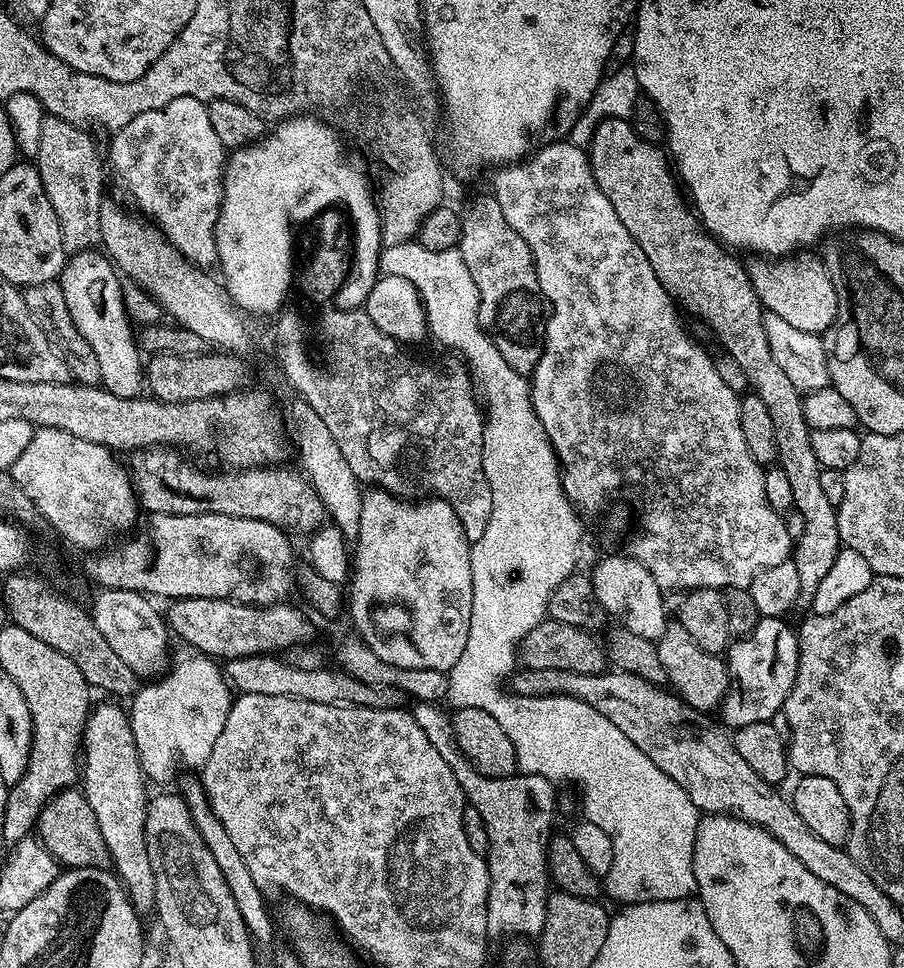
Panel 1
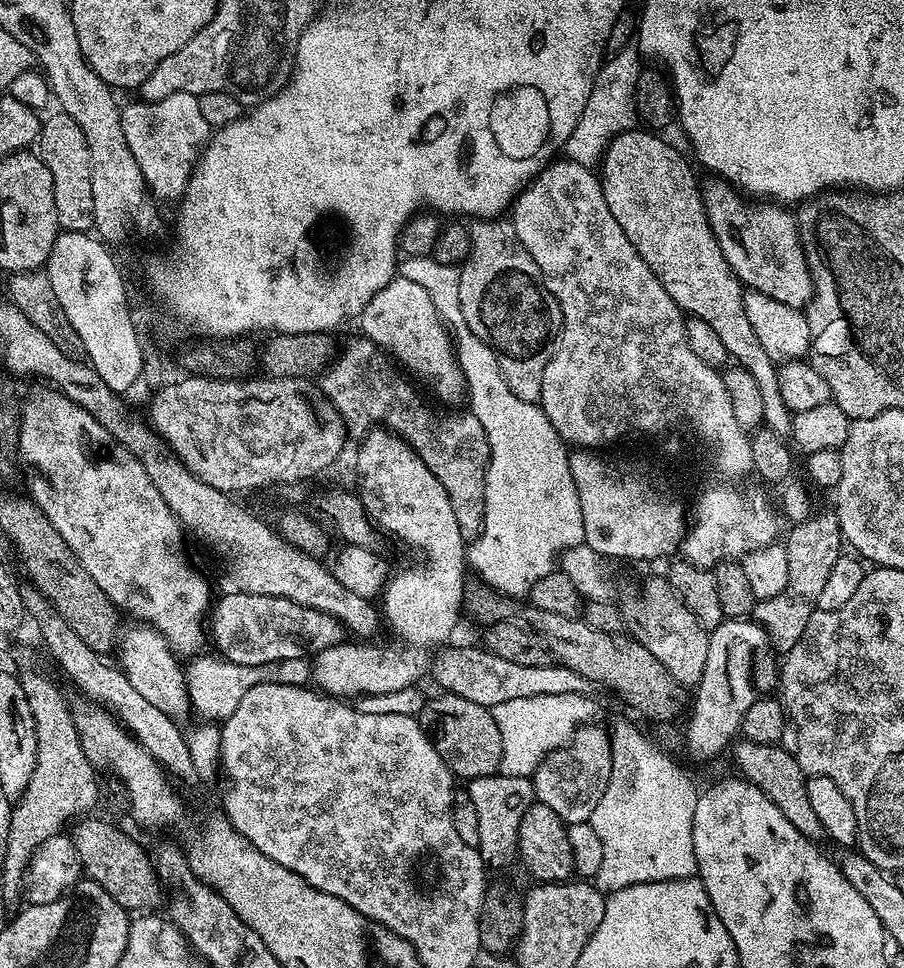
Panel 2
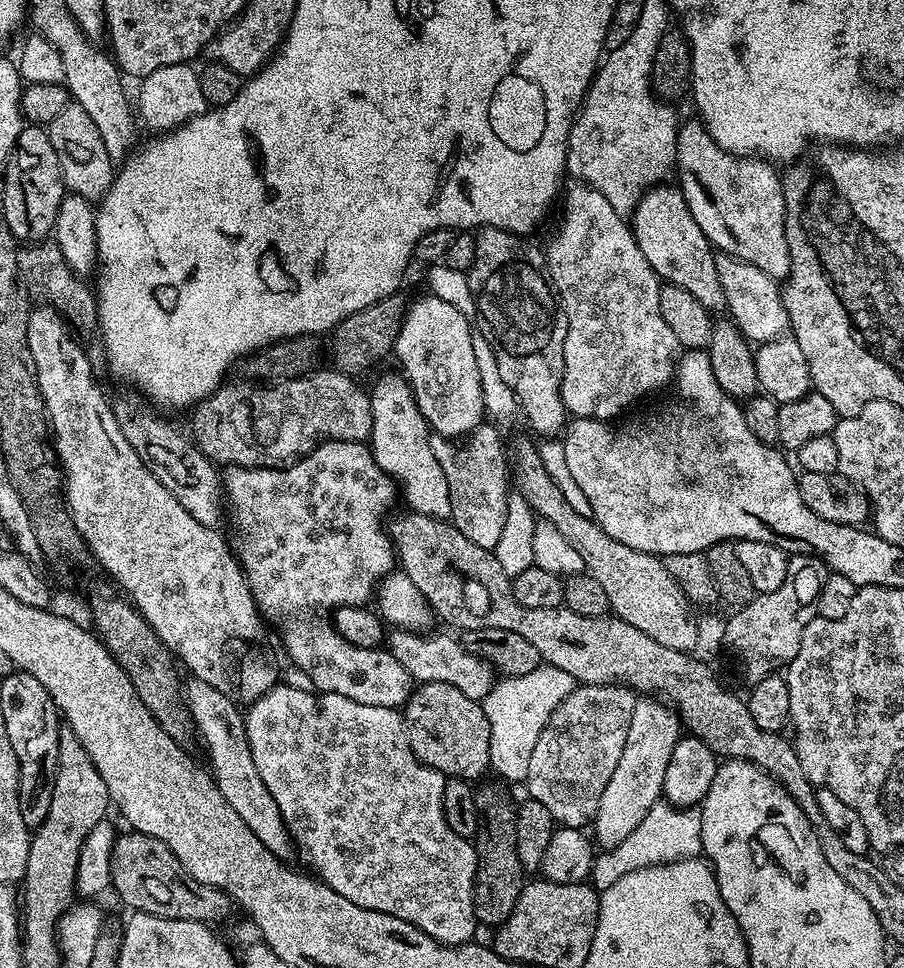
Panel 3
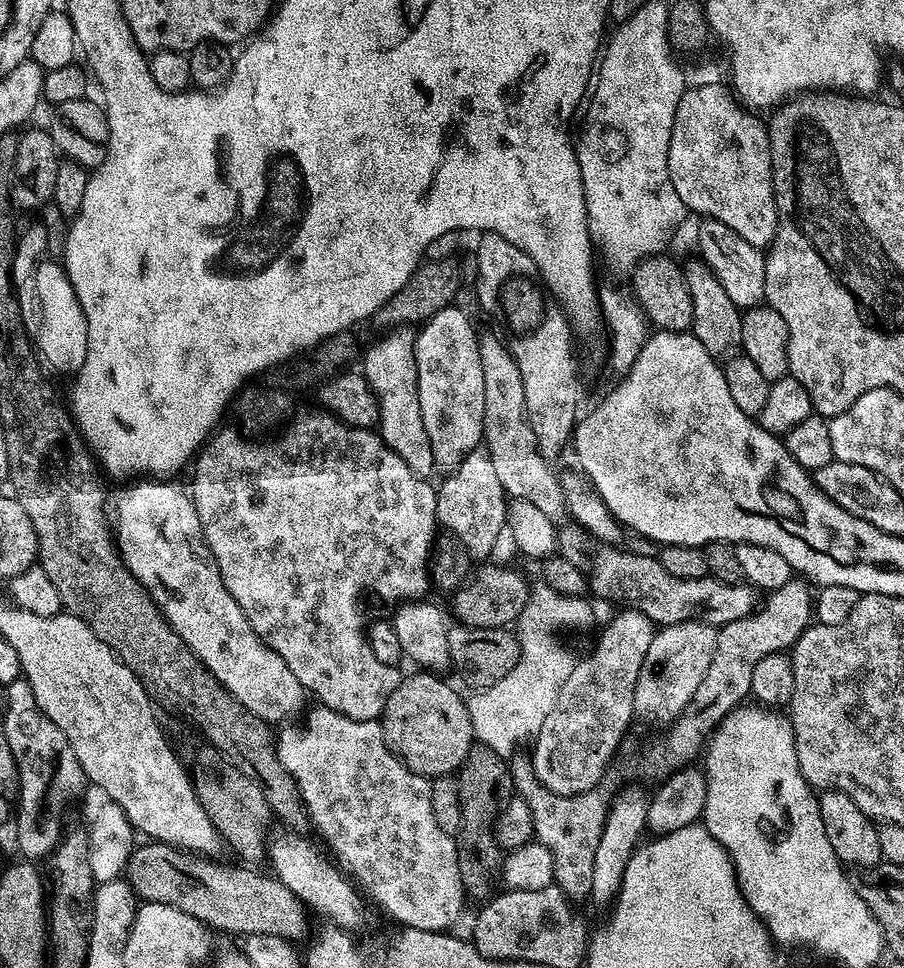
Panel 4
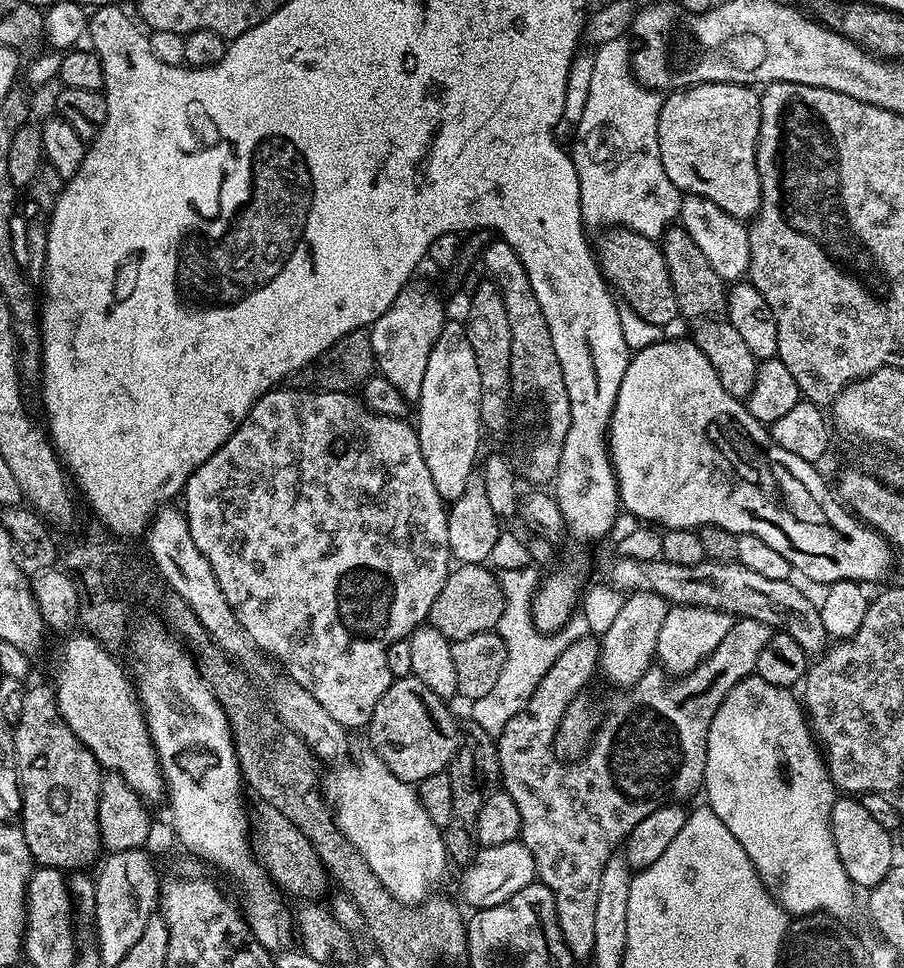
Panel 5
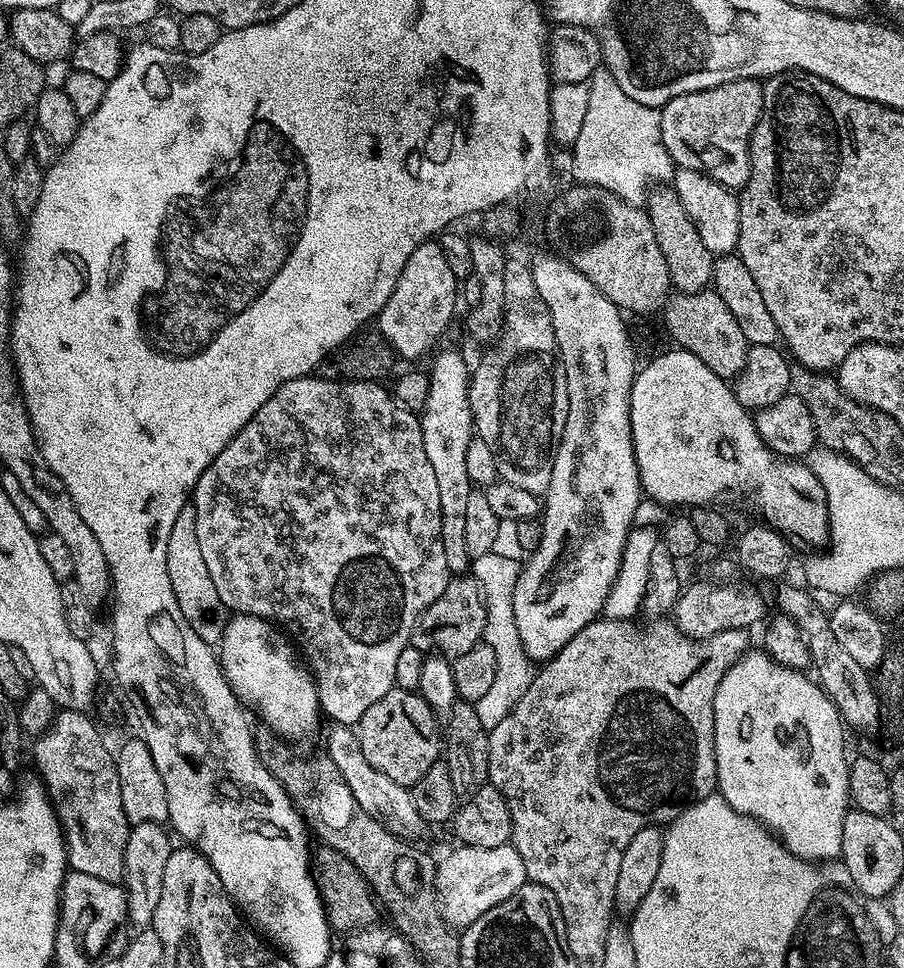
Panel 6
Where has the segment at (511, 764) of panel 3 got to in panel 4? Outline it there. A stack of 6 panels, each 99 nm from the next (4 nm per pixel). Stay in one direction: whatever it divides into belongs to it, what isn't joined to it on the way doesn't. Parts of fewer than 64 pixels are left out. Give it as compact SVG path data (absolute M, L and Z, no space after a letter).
M547 590L539 591L529 591L528 604L514 625L520 641L518 666L514 666L514 670L510 670L510 674L506 674L506 678L494 682L494 686L473 691L471 693L473 696L469 695L466 700L473 737L479 743L490 746L490 750L494 750L494 754L505 758L517 755L521 751L520 744L526 742L528 744L535 737L542 722L546 719L546 714L549 714L551 707L556 703L562 684L566 682L566 678L570 677L570 672L574 670L578 661L576 656L572 657L556 641L556 636L552 632L558 631L559 628L584 628L587 624L593 623L592 606L584 596L567 596Z

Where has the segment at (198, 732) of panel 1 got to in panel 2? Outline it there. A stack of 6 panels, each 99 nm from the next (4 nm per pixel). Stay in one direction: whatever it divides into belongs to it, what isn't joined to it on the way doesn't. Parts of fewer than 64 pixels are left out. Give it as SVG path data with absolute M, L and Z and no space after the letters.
M208 655L195 657L185 671L191 707L195 712L197 710L202 716L200 718L206 722L224 722L232 717L246 692L254 686L266 684L307 687L314 676L311 663L304 659L282 659L259 666L242 666L218 656L212 658Z

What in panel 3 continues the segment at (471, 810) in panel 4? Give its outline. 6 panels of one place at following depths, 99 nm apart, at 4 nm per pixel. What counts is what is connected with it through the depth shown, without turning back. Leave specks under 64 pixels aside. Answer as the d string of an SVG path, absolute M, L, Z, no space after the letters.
M481 783L475 789L476 805L480 811L482 830L474 837L476 849L476 885L474 886L474 914L481 925L499 926L510 918L526 883L522 862L518 862L516 849L516 808L505 785Z

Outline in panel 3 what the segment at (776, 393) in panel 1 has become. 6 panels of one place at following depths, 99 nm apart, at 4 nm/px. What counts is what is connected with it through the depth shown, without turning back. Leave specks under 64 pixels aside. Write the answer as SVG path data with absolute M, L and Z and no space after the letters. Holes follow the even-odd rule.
M668 186L648 189L630 214L630 227L638 242L638 250L642 250L646 262L650 262L661 281L685 288L709 312L723 313L726 294L722 290L722 282L718 282L717 253L706 234L702 234L698 222L694 222L694 214L690 214L690 206L686 206L686 198L679 187L664 187ZM793 555L788 561L786 582L778 590L756 594L748 604L737 607L724 624L724 640L740 655L749 681L755 682L773 670L783 669L798 654L806 626L817 617L816 603L830 569L817 556Z

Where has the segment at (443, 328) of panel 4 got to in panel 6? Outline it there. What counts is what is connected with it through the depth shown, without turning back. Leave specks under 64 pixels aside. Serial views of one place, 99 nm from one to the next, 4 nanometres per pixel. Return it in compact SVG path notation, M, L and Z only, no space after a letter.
M444 351L434 362L429 373L430 384L424 410L421 412L421 430L426 458L434 469L442 513L442 542L449 573L463 575L471 565L472 557L466 550L466 513L474 485L466 469L466 450L474 438L475 424L469 404L468 382L470 364L454 351Z

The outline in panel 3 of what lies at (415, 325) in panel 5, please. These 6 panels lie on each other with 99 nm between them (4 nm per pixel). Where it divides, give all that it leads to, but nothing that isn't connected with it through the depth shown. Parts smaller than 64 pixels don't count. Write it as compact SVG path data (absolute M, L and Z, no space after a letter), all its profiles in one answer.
M399 371L388 372L376 380L376 385L370 388L373 410L373 428L370 437L372 456L376 465L387 476L396 481L396 486L402 500L409 504L411 511L418 516L433 516L438 520L448 520L450 517L450 490L446 486L446 474L442 474L442 466L438 466L438 458L434 458L434 450L430 450L430 438L433 433L428 422L418 408L415 394L408 381Z

